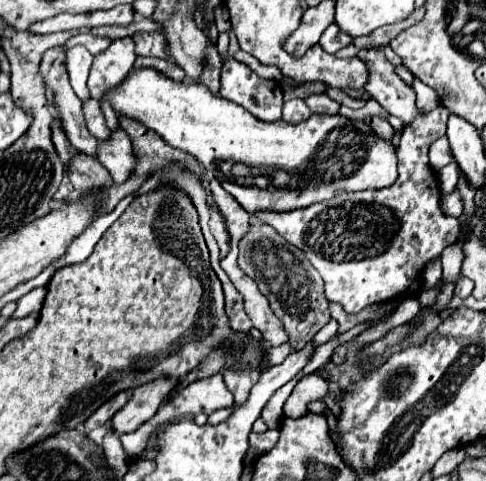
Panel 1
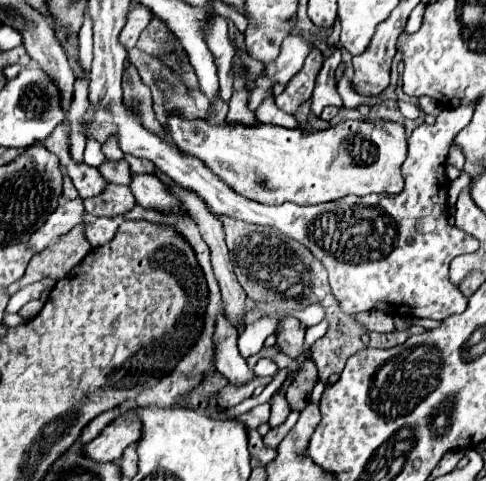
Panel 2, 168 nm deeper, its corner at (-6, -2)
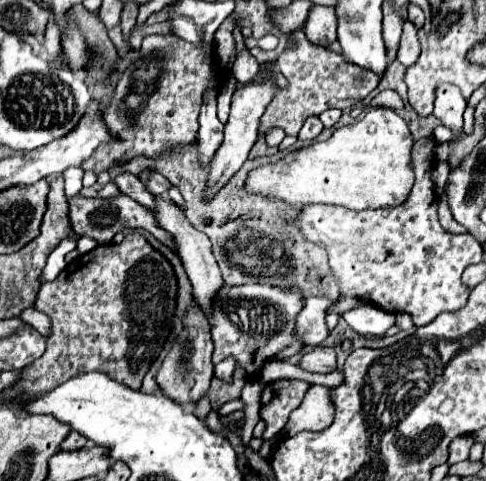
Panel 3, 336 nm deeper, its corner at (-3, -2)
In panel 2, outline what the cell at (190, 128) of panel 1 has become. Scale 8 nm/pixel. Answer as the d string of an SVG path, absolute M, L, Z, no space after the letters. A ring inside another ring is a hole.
M168 116L168 126L170 126L170 138L176 142L176 146L180 146L180 150L200 158L214 174L218 174L218 178L222 182L228 182L228 186L232 186L232 190L236 190L240 196L248 198L248 200L256 200L260 204L284 204L284 202L296 202L296 204L324 204L324 202L332 202L332 200L340 200L348 194L354 196L366 196L366 194L400 194L404 188L404 180L400 174L400 166L406 160L406 148L408 148L408 138L404 132L404 124L400 122L374 122L374 120L346 120L334 128L326 128L326 130L318 130L312 134L304 134L302 130L294 128L280 128L280 126L210 126L208 120L188 120L188 118L180 118L180 116Z

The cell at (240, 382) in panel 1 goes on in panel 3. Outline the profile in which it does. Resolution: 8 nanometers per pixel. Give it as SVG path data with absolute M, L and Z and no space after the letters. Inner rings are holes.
M155 196L157 198L157 208L153 208L153 216L157 218L157 224L171 234L173 242L177 244L177 252L183 260L183 266L189 274L189 280L193 284L193 300L195 304L207 314L207 318L211 318L213 314L213 294L217 294L217 290L221 290L223 286L223 278L221 278L221 270L213 258L213 250L211 250L211 242L209 238L205 238L205 234L201 234L199 230L195 230L195 226L185 218L185 210L179 208L177 204L173 204L169 198L165 196Z

